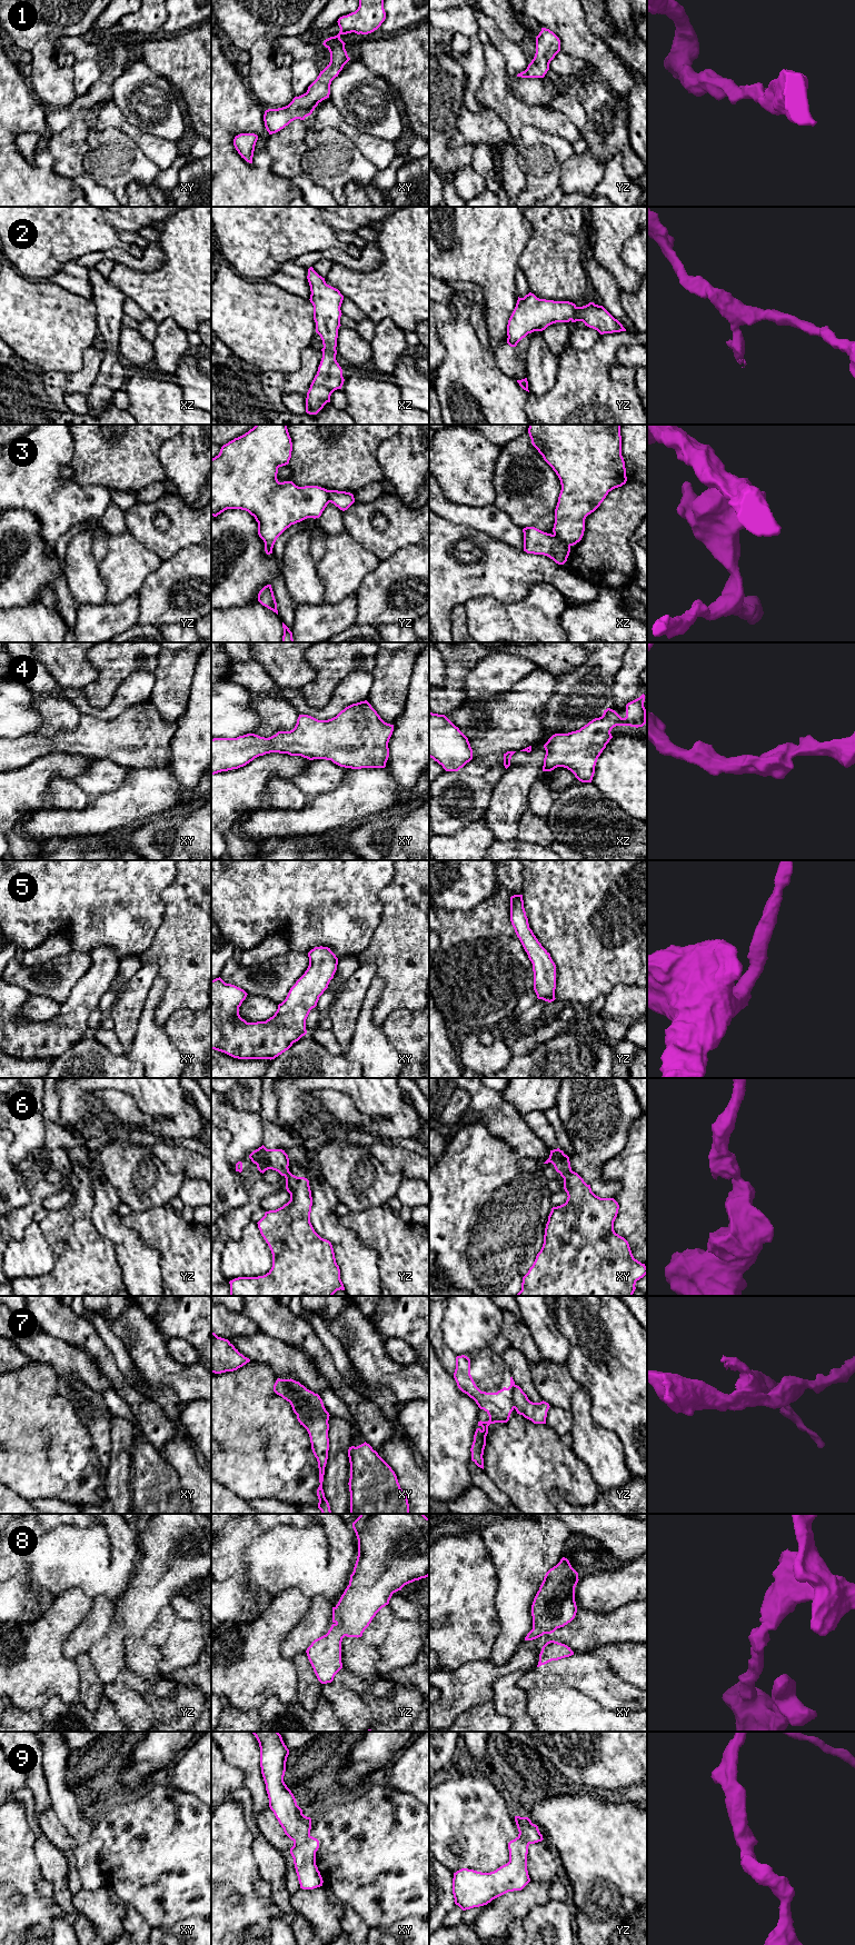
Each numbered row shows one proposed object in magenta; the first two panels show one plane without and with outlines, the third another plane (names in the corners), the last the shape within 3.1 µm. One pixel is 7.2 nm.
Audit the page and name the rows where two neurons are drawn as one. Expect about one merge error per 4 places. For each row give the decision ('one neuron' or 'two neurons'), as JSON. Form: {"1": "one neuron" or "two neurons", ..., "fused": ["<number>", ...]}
{"1": "one neuron", "2": "one neuron", "3": "two neurons", "4": "one neuron", "5": "one neuron", "6": "one neuron", "7": "two neurons", "8": "one neuron", "9": "one neuron", "fused": ["3", "7"]}

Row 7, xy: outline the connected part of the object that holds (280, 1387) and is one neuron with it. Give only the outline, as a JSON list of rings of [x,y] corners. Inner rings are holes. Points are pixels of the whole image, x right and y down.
[[[278,1378],[276,1380],[274,1392],[289,1403],[301,1403],[302,1405],[306,1405],[306,1402],[289,1388],[284,1379]]]

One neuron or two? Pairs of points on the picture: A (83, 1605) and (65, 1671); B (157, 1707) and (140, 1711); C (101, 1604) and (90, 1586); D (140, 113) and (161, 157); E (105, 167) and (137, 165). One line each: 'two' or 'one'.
A: one
B: two
C: two
D: two
E: one

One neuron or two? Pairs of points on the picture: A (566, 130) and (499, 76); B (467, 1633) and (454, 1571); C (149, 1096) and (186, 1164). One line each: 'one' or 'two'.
A: one
B: one
C: one

